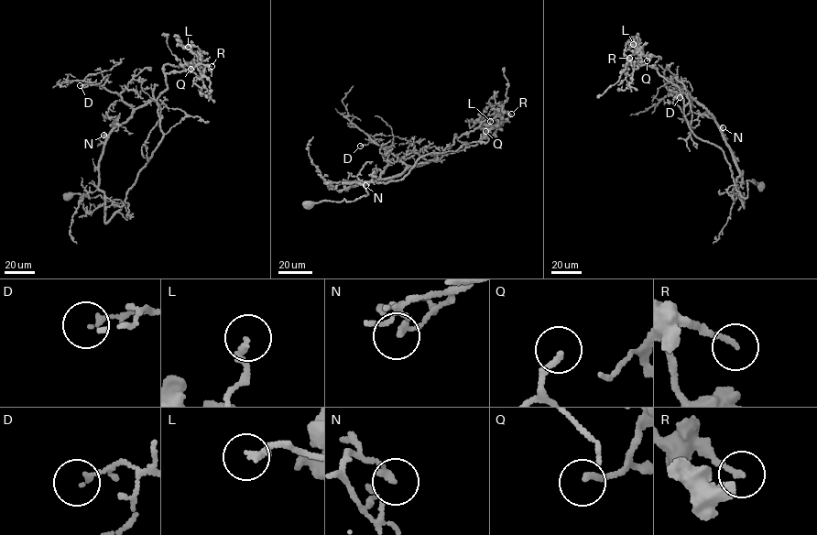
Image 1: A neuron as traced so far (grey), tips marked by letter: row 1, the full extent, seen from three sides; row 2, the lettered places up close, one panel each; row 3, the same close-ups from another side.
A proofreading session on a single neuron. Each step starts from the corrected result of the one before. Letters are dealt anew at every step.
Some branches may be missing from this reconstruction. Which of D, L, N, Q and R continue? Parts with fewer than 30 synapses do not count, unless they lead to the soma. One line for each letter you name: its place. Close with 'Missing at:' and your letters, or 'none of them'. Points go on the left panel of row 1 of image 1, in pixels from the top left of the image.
Missing at: none of them

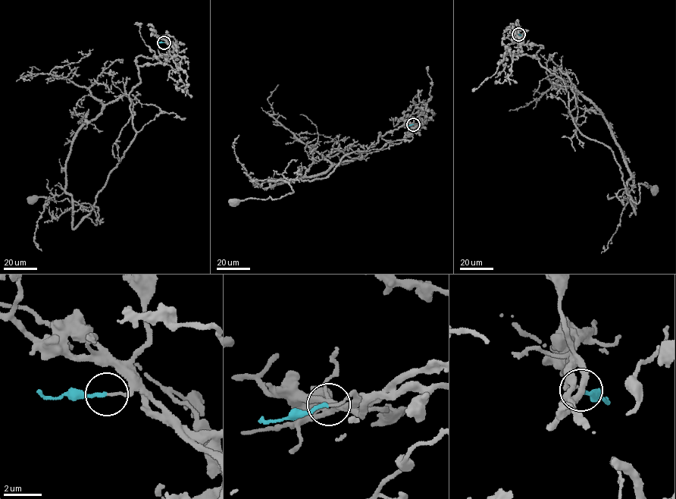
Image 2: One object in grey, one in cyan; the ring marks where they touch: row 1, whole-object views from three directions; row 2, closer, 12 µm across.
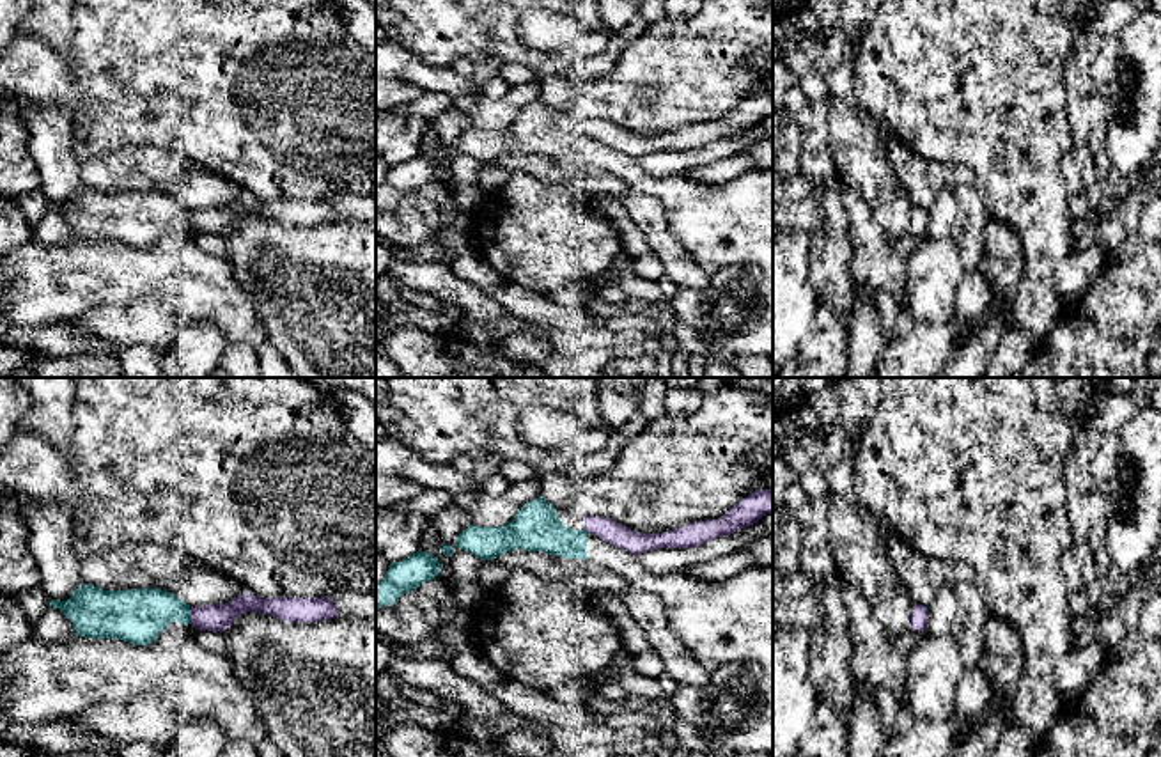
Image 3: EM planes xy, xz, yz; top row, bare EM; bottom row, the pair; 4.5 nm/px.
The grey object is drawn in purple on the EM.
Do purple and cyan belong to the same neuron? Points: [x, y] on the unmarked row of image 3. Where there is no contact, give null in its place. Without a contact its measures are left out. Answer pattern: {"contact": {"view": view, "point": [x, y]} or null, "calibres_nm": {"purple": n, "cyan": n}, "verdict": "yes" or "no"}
{"contact": {"view": "xy", "point": [190, 218]}, "calibres_nm": {"purple": 130, "cyan": 240}, "verdict": "no"}

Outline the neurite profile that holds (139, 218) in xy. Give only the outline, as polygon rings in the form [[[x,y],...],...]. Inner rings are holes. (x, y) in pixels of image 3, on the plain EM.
[[[80,188],[66,204],[51,202],[74,229],[76,239],[115,241],[135,248],[156,245],[170,225],[190,227],[190,207],[161,191],[103,193],[94,188]]]

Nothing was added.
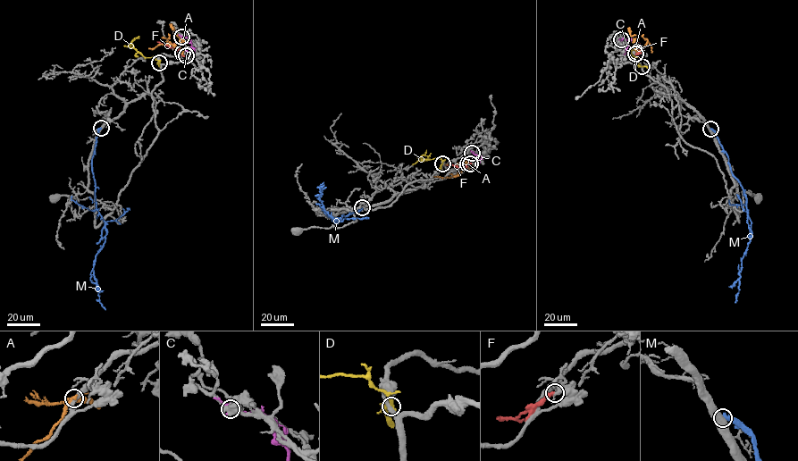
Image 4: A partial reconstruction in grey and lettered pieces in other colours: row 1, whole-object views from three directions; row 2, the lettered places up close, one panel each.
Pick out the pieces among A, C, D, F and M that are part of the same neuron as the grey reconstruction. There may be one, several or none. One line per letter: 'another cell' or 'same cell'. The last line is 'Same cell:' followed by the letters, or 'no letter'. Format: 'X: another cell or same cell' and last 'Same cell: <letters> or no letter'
A: another cell
C: another cell
D: same cell
F: another cell
M: another cell
Same cell: D

